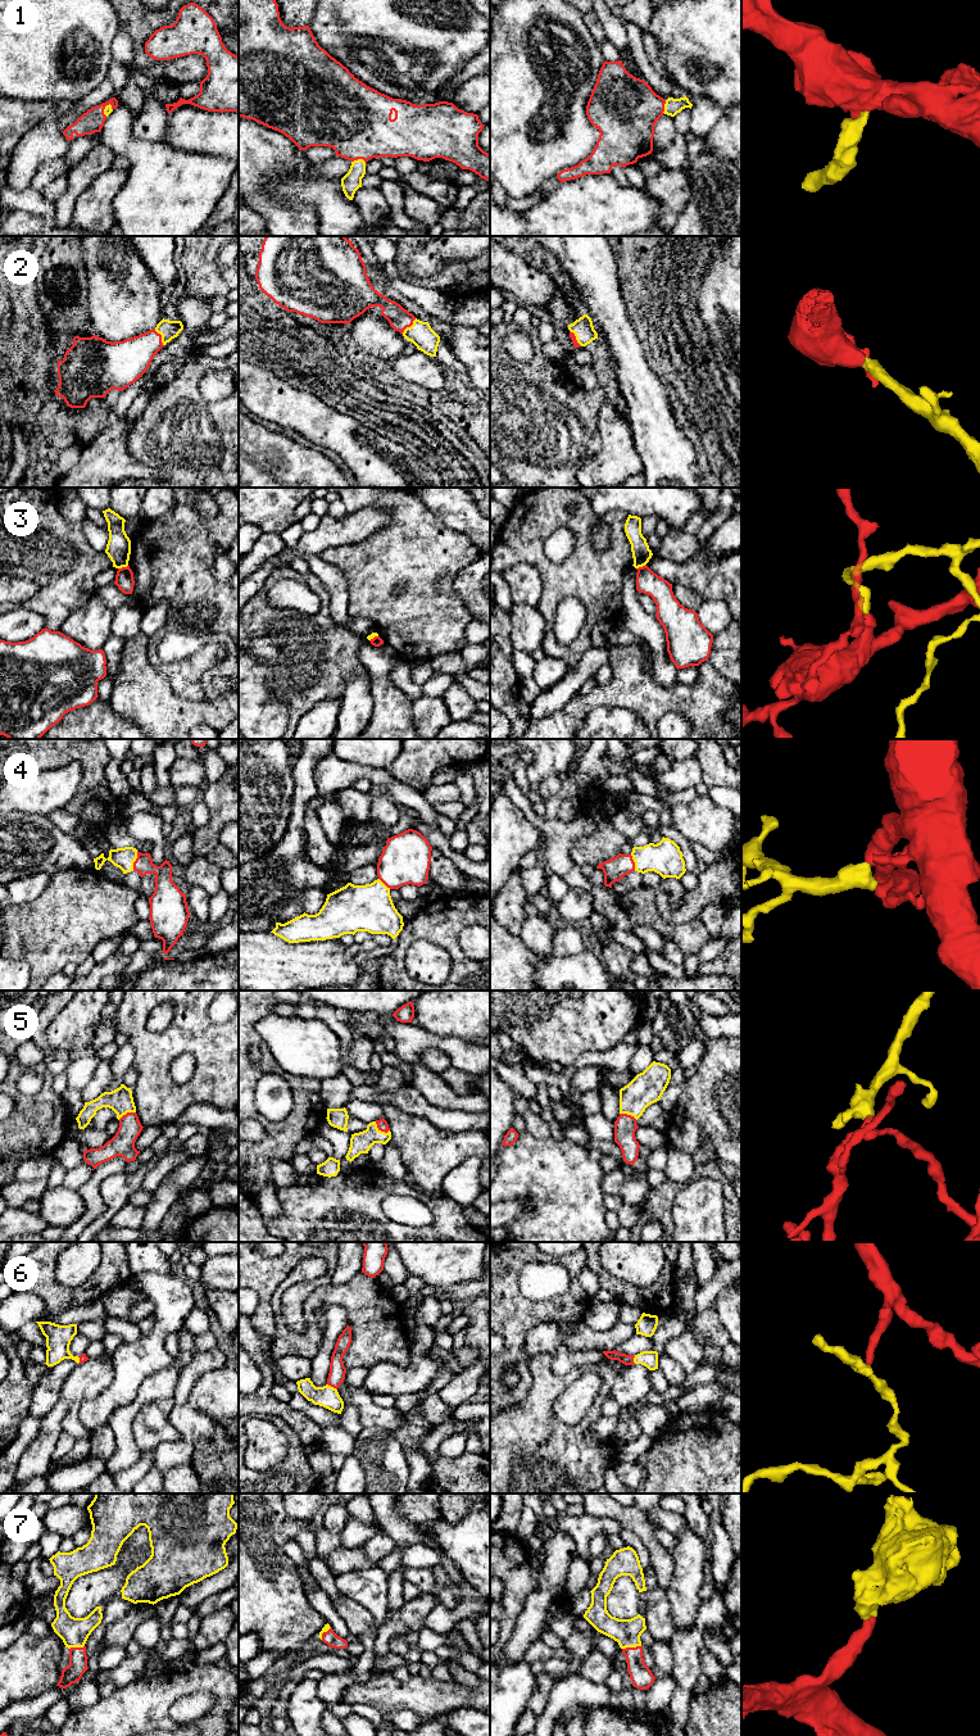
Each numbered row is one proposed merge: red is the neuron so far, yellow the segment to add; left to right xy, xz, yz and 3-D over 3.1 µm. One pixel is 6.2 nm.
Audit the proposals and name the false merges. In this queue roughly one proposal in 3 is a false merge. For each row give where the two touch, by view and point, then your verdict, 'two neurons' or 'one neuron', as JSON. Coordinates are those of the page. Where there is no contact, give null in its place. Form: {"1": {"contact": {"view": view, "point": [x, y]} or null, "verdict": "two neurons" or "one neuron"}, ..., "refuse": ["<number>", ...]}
{"1": {"contact": {"view": "xz", "point": [358, 158]}, "verdict": "one neuron"}, "2": {"contact": {"view": "xy", "point": [160, 338]}, "verdict": "one neuron"}, "3": {"contact": {"view": "xy", "point": [122, 567]}, "verdict": "two neurons"}, "4": {"contact": {"view": "xy", "point": [136, 860]}, "verdict": "one neuron"}, "5": {"contact": {"view": "xz", "point": [381, 1131]}, "verdict": "one neuron"}, "6": {"contact": {"view": "xz", "point": [332, 1386]}, "verdict": "one neuron"}, "7": {"contact": {"view": "yz", "point": [631, 1648]}, "verdict": "one neuron"}, "refuse": ["3"]}

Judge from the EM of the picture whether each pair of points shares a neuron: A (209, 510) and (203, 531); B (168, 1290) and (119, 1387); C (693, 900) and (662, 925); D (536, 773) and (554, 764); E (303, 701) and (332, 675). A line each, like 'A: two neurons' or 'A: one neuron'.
A: two neurons
B: one neuron
C: two neurons
D: one neuron
E: one neuron

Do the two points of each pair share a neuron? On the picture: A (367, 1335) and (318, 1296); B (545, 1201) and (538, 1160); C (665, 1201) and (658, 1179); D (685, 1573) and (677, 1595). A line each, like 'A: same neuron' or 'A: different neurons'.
A: same neuron
B: same neuron
C: different neurons
D: same neuron

